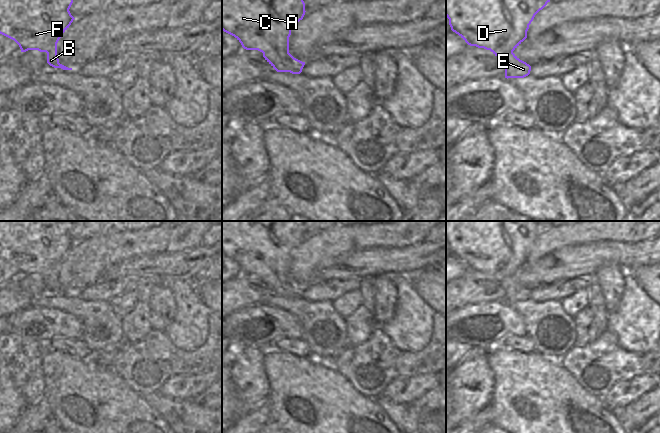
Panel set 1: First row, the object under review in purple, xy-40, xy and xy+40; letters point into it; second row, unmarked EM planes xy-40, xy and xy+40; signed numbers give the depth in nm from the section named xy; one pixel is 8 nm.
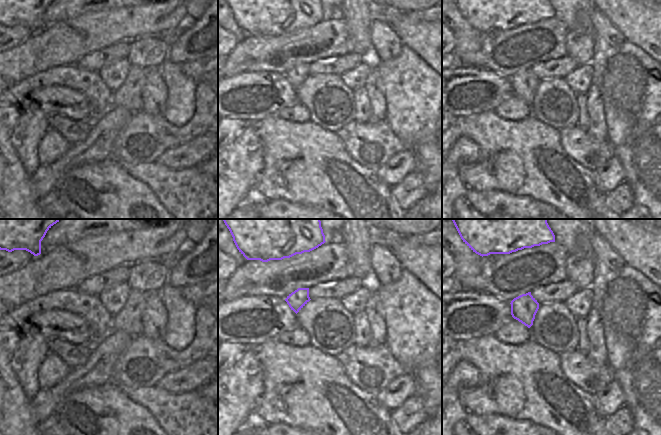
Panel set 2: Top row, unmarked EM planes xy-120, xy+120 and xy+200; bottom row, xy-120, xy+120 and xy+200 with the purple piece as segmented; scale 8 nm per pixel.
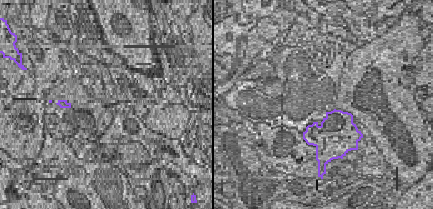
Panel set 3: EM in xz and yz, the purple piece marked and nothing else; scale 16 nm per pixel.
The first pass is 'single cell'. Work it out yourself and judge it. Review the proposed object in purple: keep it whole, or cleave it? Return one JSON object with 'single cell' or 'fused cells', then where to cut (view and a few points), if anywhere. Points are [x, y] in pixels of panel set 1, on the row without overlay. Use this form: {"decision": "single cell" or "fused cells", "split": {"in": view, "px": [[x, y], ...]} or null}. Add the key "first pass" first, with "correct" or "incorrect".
{"first pass": "correct", "decision": "single cell", "split": null}

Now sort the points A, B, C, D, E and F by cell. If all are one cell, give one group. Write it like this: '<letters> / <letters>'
A B C D E F

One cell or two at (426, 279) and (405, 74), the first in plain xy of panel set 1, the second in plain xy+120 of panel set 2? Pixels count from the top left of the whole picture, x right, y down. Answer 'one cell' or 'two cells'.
two cells

